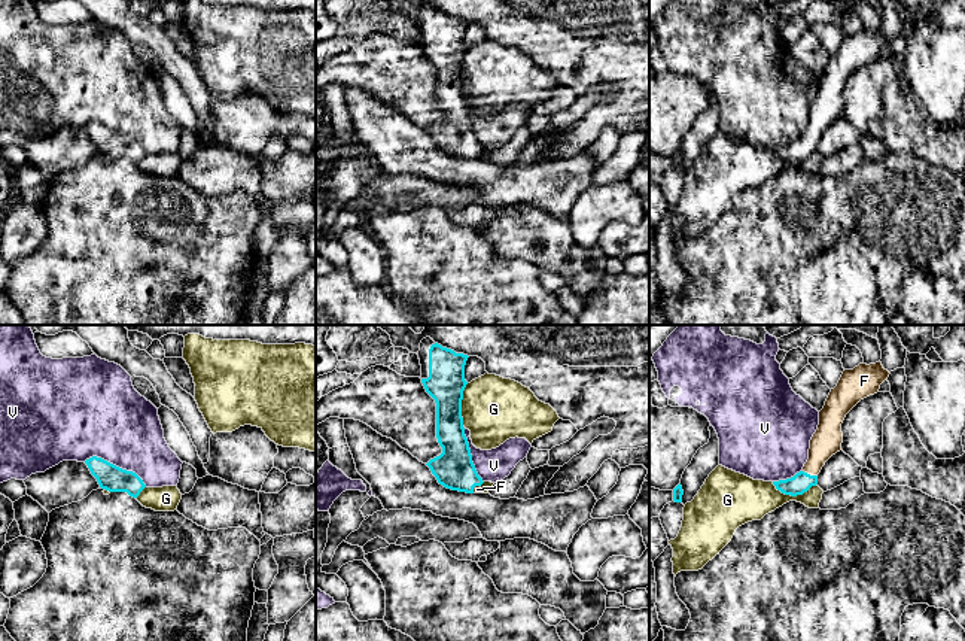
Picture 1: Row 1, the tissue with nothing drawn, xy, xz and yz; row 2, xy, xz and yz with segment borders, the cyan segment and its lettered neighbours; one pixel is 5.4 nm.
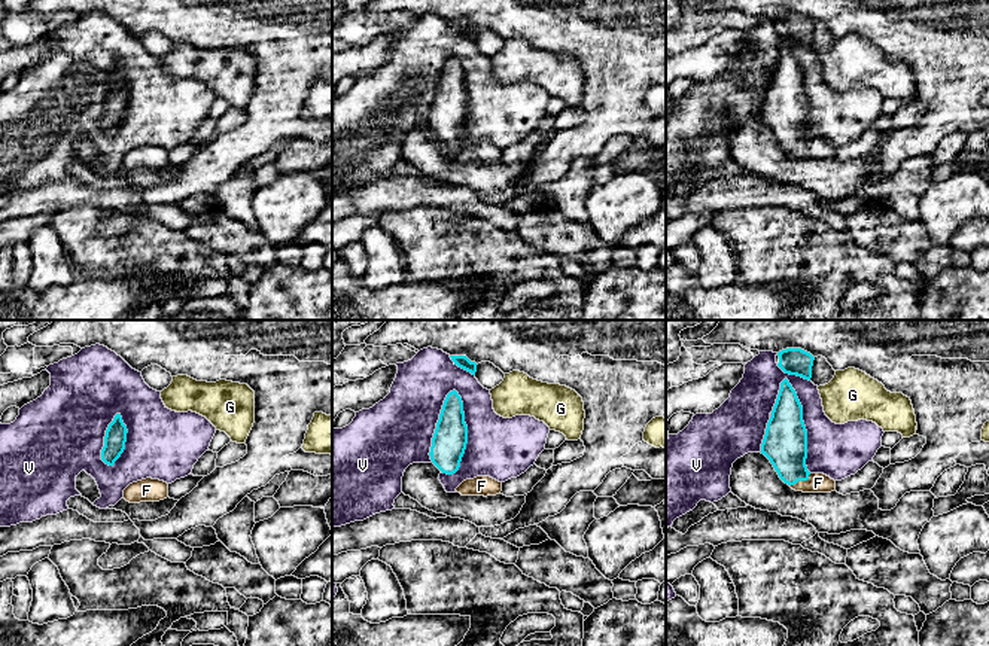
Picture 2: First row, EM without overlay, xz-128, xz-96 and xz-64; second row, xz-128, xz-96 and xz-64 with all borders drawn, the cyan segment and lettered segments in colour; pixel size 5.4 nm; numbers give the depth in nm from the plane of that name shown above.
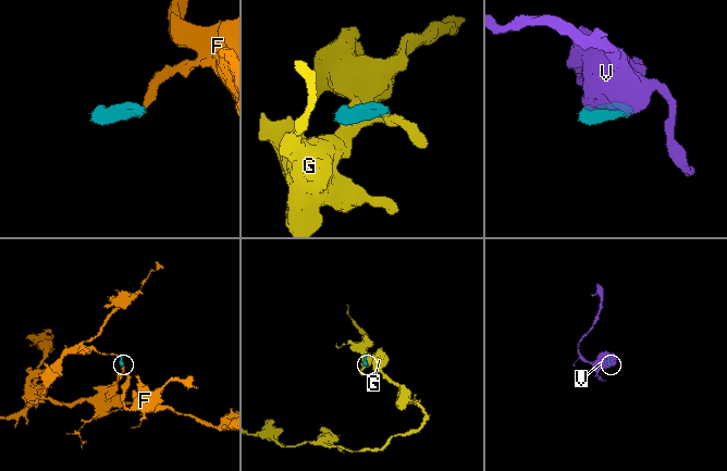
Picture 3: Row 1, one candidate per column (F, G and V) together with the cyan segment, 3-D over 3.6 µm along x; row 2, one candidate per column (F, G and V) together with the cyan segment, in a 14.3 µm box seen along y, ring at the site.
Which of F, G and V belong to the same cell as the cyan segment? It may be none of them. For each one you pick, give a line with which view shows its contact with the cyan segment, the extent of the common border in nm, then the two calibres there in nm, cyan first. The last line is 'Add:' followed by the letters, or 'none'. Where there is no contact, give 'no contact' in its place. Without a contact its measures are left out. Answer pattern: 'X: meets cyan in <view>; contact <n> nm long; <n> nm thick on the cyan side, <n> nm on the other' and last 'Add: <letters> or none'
F: meets cyan in yz; contact 90 nm long; 110 nm thick on the cyan side, 160 nm on the other
Add: F

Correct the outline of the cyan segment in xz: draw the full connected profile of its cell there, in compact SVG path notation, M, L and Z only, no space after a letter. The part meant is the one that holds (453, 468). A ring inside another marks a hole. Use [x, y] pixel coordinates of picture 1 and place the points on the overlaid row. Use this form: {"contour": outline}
{"contour": "M430 337L420 343L421 383L436 402L436 438L442 453L426 465L447 489L480 493L482 479L472 462L462 417L468 355L442 347Z"}

